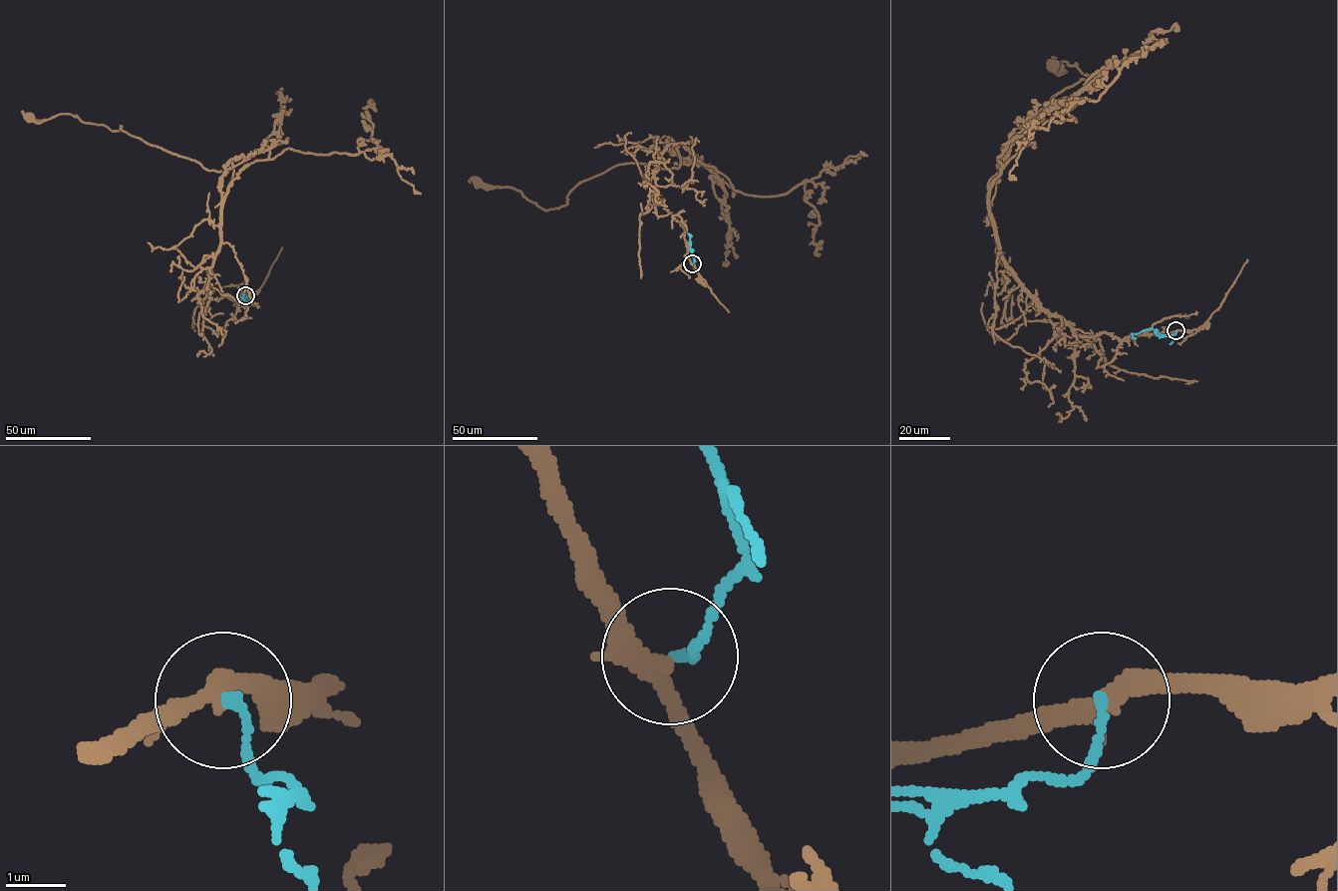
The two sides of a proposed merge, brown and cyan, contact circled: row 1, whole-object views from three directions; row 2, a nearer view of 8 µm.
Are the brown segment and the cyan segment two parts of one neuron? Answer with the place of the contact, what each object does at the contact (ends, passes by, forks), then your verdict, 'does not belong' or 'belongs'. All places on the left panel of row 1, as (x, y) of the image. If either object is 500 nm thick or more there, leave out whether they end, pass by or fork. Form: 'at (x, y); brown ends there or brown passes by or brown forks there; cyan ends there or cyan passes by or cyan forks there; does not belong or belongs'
at (245, 295); brown forks there; cyan ends there; does not belong

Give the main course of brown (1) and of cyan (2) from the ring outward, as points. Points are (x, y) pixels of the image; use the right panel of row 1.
1: (1175, 331), (1078, 336), (1000, 249), (991, 185), (1034, 146), (1027, 121), (1096, 77), (1054, 67)
2: (1175, 331), (1174, 334), (1162, 334), (1148, 329), (1133, 334), (1135, 339)

